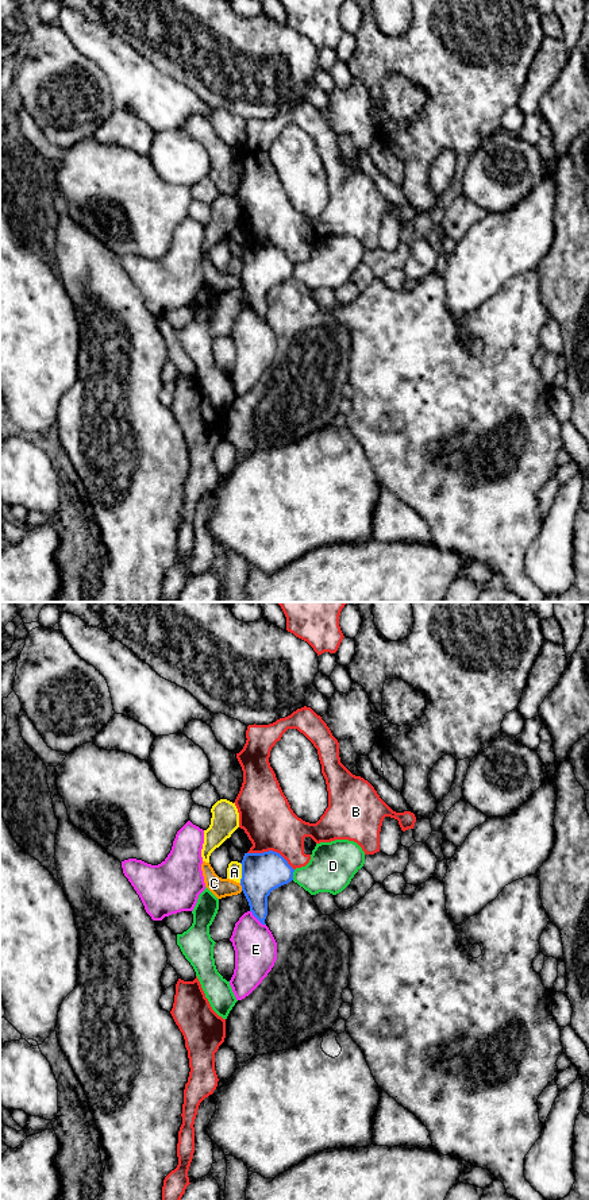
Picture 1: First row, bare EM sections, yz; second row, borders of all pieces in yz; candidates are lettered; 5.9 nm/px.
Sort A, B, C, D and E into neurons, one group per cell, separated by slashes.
A / B / C / D / E

